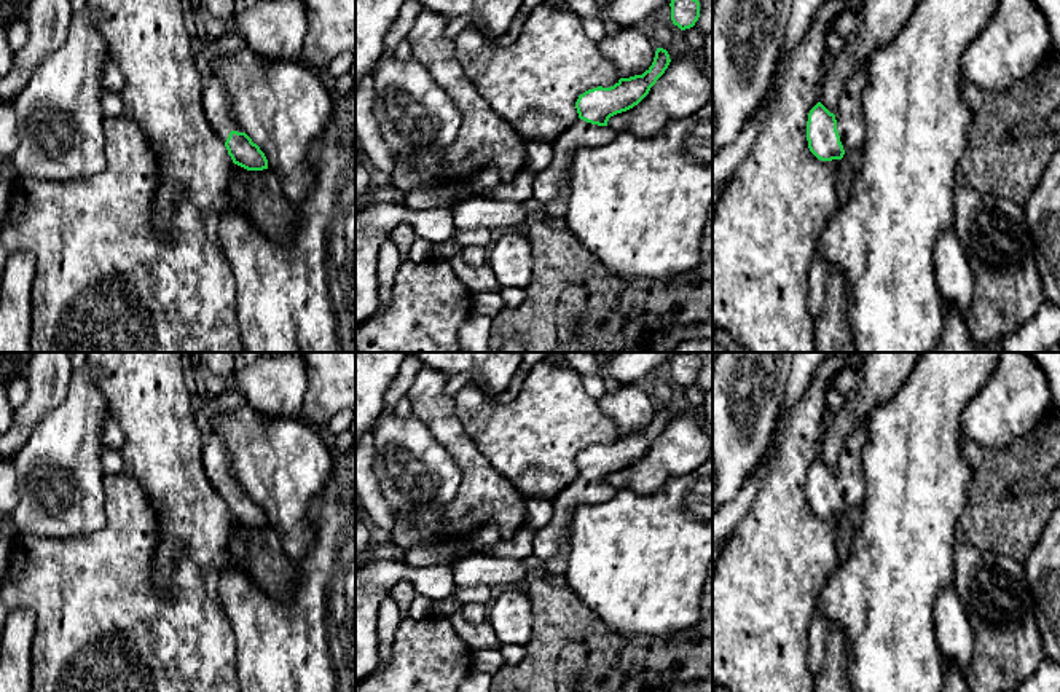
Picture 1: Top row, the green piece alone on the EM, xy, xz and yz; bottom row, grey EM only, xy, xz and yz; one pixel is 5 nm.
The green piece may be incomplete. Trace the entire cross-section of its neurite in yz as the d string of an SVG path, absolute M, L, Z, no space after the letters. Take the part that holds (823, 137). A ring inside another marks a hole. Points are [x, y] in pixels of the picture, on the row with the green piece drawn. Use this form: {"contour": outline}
{"contour": "M866 62L846 80L838 97L838 112L830 113L818 102L808 113L807 140L810 151L821 161L842 159L864 145L862 92L867 83Z"}

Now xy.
{"contour": "M215 72L204 83L202 107L210 128L225 144L234 164L247 171L268 169L265 153L236 121L223 80L217 77Z"}

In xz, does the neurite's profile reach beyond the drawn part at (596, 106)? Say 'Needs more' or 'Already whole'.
Needs more

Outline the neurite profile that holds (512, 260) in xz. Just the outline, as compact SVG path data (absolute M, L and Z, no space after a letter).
M526 234L502 236L489 247L486 263L502 287L526 289L534 269L532 247Z

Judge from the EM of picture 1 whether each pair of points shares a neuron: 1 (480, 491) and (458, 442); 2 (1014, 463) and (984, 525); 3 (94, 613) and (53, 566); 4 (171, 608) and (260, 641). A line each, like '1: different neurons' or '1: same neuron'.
1: same neuron
2: same neuron
3: same neuron
4: different neurons

